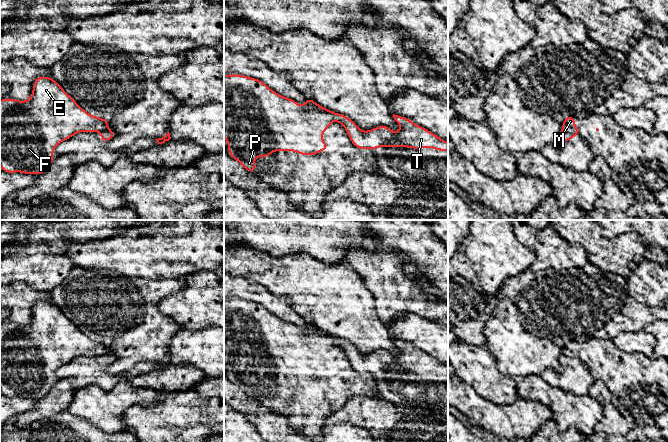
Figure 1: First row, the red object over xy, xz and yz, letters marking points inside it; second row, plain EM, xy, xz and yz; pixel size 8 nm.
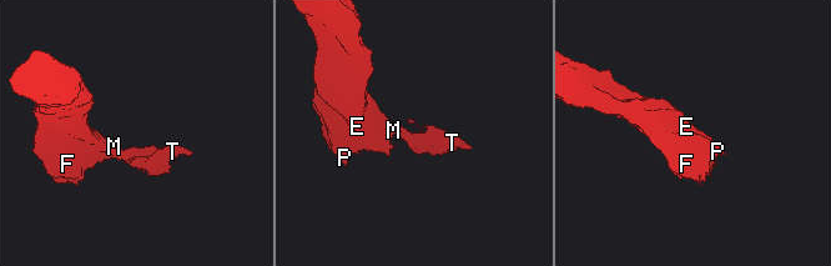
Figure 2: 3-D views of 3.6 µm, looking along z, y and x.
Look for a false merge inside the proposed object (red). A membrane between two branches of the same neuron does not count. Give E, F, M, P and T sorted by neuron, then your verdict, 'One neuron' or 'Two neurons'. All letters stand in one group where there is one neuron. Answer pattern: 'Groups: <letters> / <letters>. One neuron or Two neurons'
Groups: E F M P / T. Two neurons

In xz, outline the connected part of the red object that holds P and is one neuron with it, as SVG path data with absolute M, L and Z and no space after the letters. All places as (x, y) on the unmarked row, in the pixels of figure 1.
M239 298L224 299L224 362L229 379L249 397L255 396L256 381L273 381L270 376L294 375L317 379L330 368L323 366L323 356L331 350L332 337L305 322L305 329L284 321L261 304Z

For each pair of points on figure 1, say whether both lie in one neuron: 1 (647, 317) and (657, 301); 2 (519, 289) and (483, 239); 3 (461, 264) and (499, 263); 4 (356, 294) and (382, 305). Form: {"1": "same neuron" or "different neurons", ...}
{"1": "different neurons", "2": "different neurons", "3": "same neuron", "4": "different neurons"}

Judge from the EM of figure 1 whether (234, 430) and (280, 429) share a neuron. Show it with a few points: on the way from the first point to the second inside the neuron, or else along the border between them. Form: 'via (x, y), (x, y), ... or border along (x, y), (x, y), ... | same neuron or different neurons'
border along (241, 412), (258, 431) | different neurons

